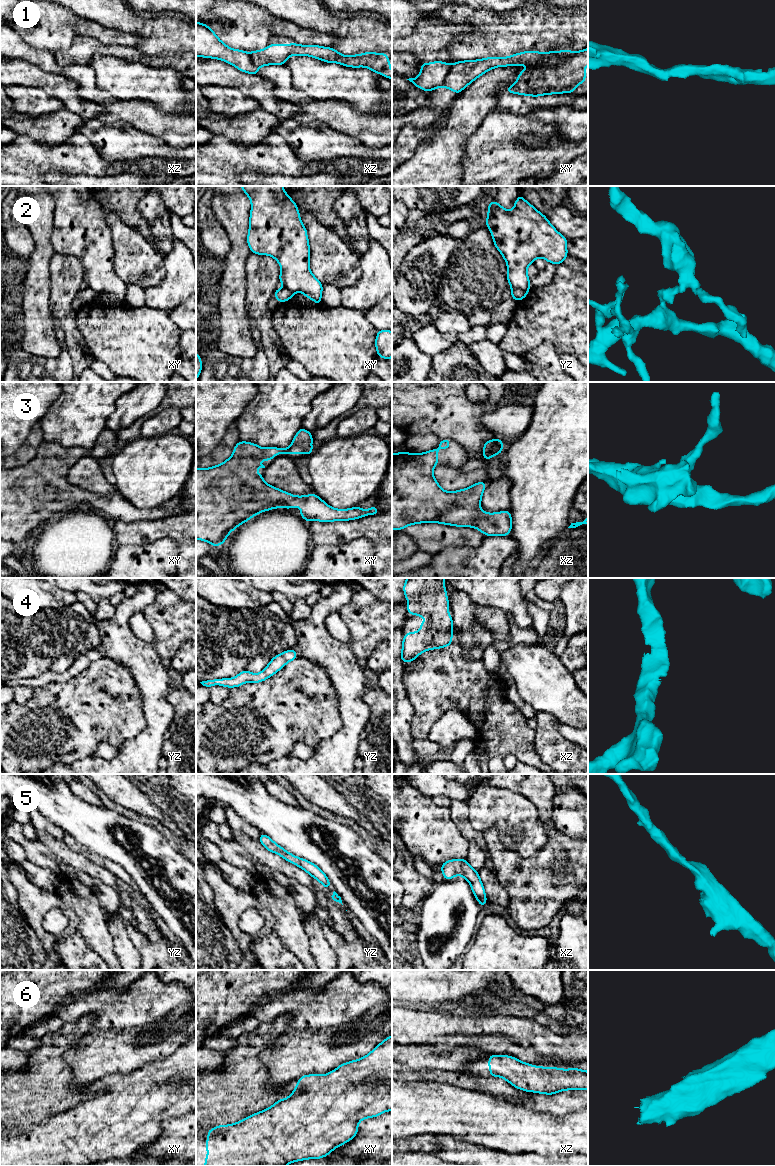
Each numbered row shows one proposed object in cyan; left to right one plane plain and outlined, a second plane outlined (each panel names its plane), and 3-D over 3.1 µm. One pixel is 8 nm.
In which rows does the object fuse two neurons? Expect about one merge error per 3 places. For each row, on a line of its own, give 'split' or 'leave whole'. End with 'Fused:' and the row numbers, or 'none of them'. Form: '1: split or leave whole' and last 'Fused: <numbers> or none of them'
1: split
2: split
3: leave whole
4: leave whole
5: leave whole
6: leave whole
Fused: 1, 2

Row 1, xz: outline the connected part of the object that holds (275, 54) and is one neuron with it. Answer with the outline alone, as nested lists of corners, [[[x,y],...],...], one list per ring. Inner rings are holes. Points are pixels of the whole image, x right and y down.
[[[271,44],[262,50],[250,53],[253,63],[258,67],[266,65],[285,65],[292,56],[311,56],[326,63],[338,63],[346,67],[366,67],[392,80],[391,64],[386,53],[365,52],[363,54],[345,56],[331,47],[318,45]]]

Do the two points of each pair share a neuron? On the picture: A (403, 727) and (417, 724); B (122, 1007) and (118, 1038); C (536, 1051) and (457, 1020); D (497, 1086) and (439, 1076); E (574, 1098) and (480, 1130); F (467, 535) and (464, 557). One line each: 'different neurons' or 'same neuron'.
A: different neurons
B: different neurons
C: same neuron
D: same neuron
E: different neurons
F: different neurons

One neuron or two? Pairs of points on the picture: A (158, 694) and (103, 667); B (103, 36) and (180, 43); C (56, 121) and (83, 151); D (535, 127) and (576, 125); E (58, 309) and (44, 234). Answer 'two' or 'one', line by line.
A: two
B: two
C: two
D: two
E: two

